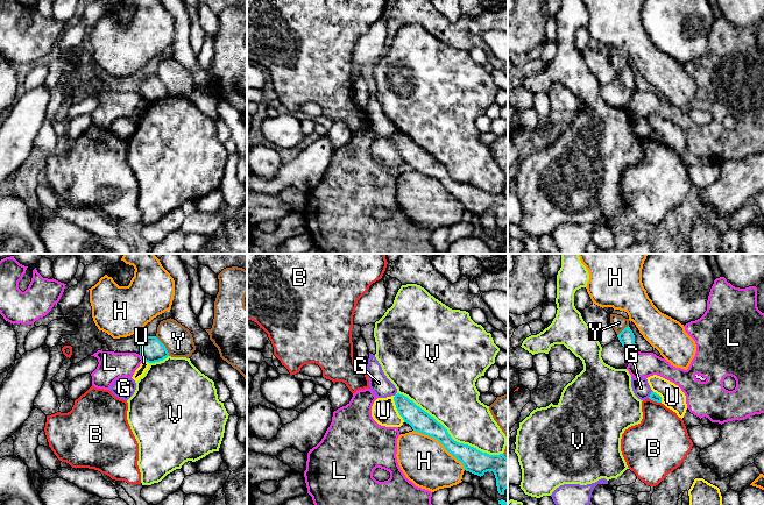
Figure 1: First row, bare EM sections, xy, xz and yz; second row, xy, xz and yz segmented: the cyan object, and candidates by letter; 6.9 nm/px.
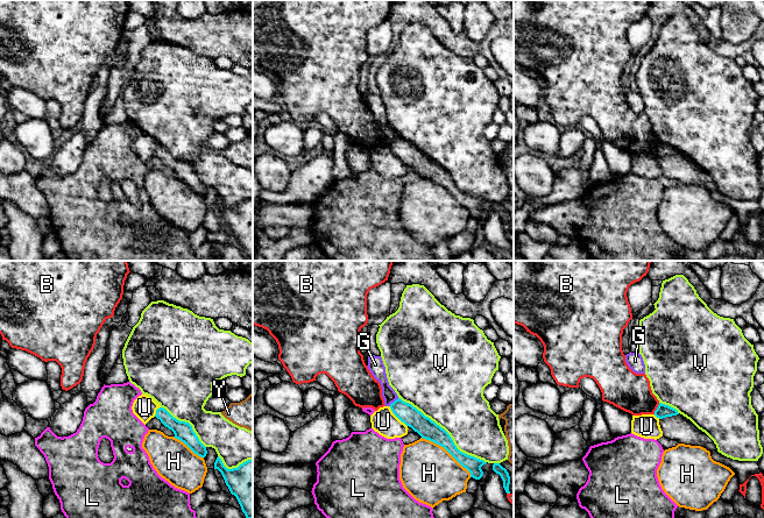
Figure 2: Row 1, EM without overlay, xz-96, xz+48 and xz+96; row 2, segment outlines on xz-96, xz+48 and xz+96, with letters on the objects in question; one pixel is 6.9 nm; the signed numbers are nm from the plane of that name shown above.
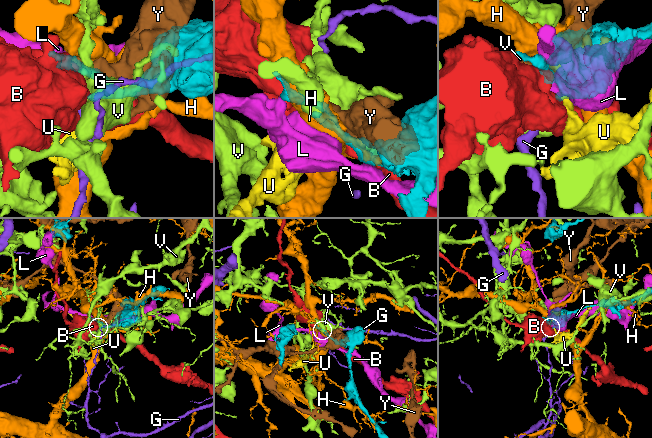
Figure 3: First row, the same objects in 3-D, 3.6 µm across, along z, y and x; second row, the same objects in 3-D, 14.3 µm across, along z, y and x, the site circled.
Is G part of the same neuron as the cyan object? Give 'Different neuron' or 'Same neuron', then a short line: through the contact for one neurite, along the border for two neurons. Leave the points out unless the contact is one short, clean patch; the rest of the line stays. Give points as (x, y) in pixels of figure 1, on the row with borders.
Different neuron. Line: yz (652, 391), (648, 397)

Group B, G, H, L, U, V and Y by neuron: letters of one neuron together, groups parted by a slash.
B / G / H / L / U / V / Y

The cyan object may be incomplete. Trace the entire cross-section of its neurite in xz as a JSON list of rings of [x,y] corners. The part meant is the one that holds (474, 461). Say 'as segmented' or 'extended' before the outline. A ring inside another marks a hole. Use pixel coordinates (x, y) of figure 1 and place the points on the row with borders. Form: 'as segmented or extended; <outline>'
as segmented; [[[395,394],[394,401],[404,422],[409,424],[415,432],[437,439],[450,454],[462,463],[466,471],[480,477],[487,471],[493,471],[497,491],[500,495],[504,495],[504,490],[508,488],[508,458],[504,454],[489,455],[454,441],[440,422],[403,394]]]

